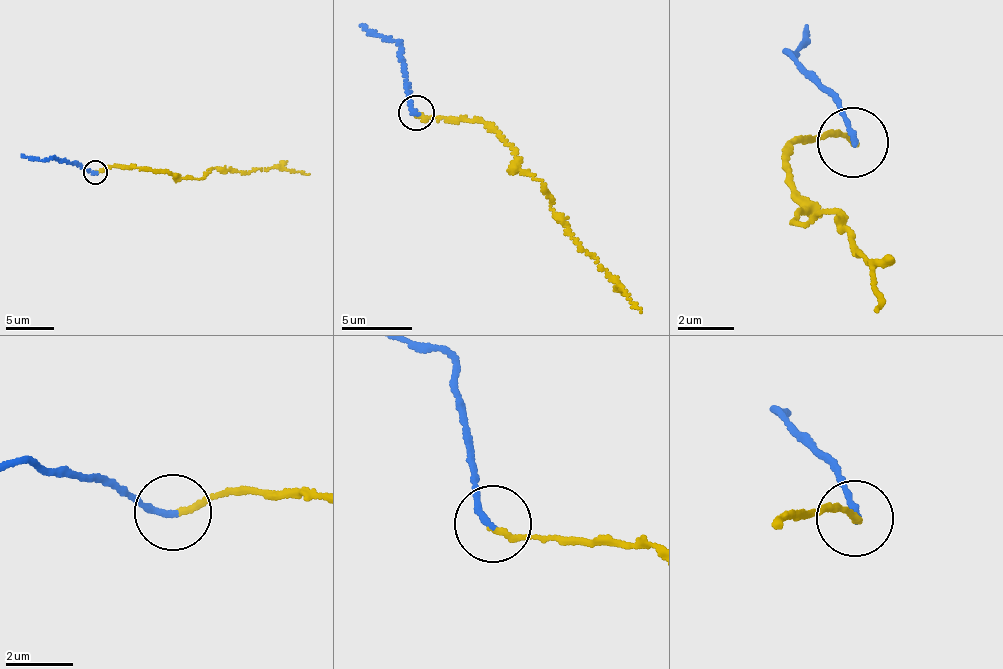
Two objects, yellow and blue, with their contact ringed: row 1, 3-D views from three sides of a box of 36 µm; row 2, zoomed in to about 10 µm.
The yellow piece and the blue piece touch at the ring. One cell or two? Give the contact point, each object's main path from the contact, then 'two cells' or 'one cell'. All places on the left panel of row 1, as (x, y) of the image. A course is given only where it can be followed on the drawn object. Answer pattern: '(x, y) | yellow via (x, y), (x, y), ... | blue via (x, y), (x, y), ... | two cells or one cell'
(95, 172) | yellow via (95, 171), (113, 166), (166, 170), (182, 178), (197, 179), (218, 168), (239, 172), (282, 168), (309, 174) | blue via (95, 171), (54, 158), (48, 161), (30, 159), (21, 154) | one cell

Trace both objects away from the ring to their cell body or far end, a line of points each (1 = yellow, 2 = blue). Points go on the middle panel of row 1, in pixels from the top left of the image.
1: (416, 113), (493, 124), (512, 148), (521, 170), (539, 180), (574, 239), (619, 282), (641, 312)
2: (416, 113), (400, 48), (392, 41), (367, 34), (362, 24)

